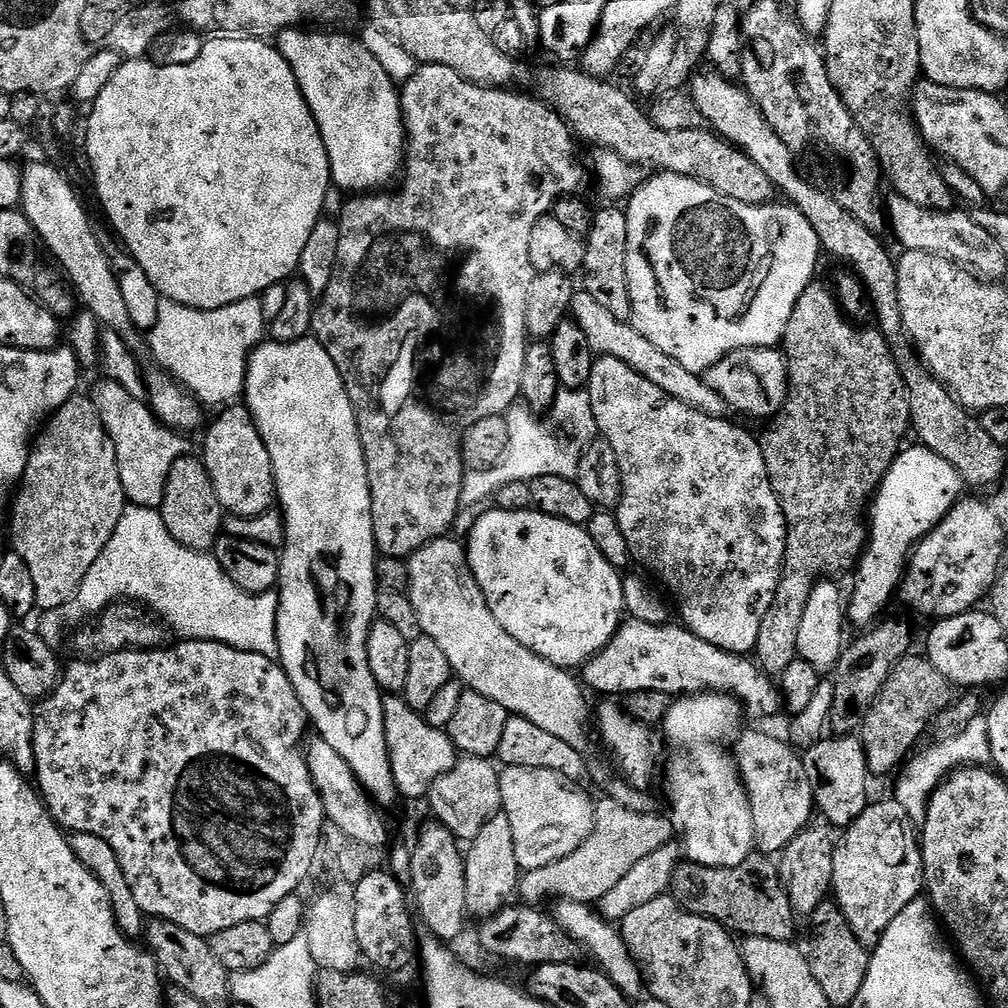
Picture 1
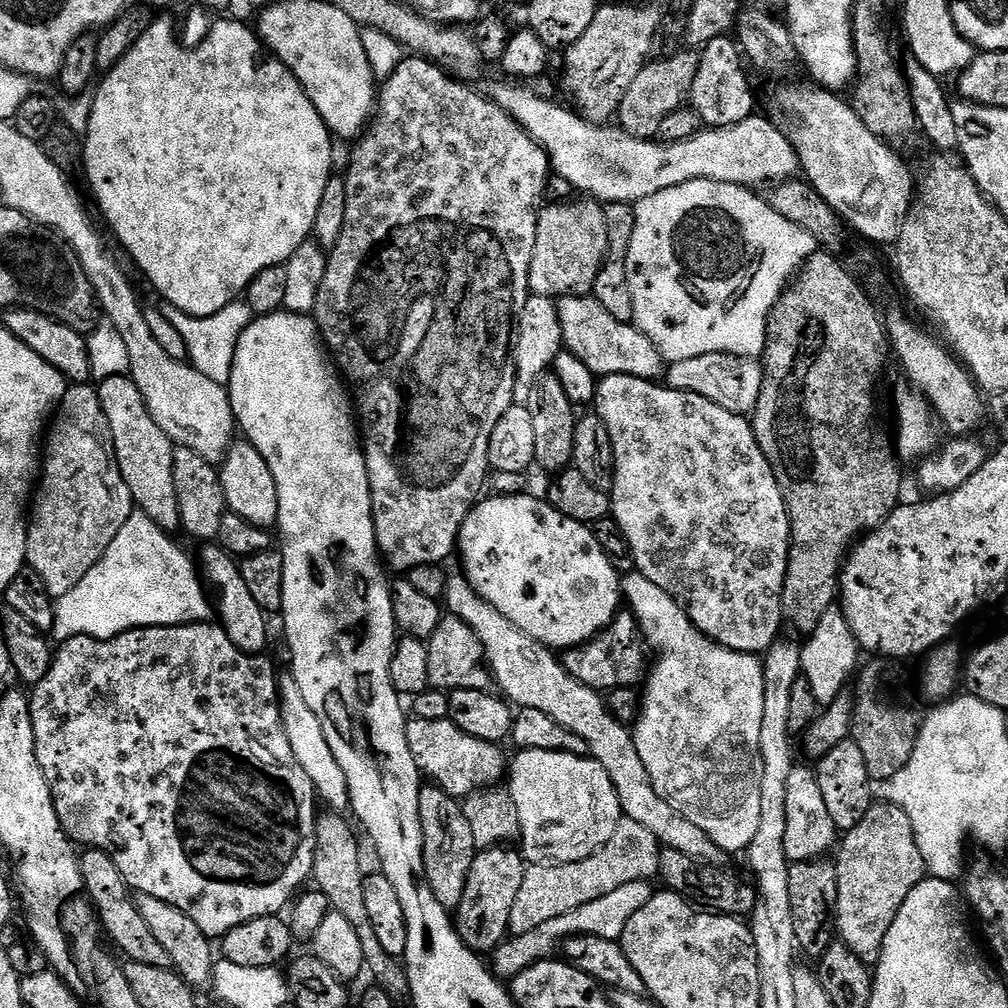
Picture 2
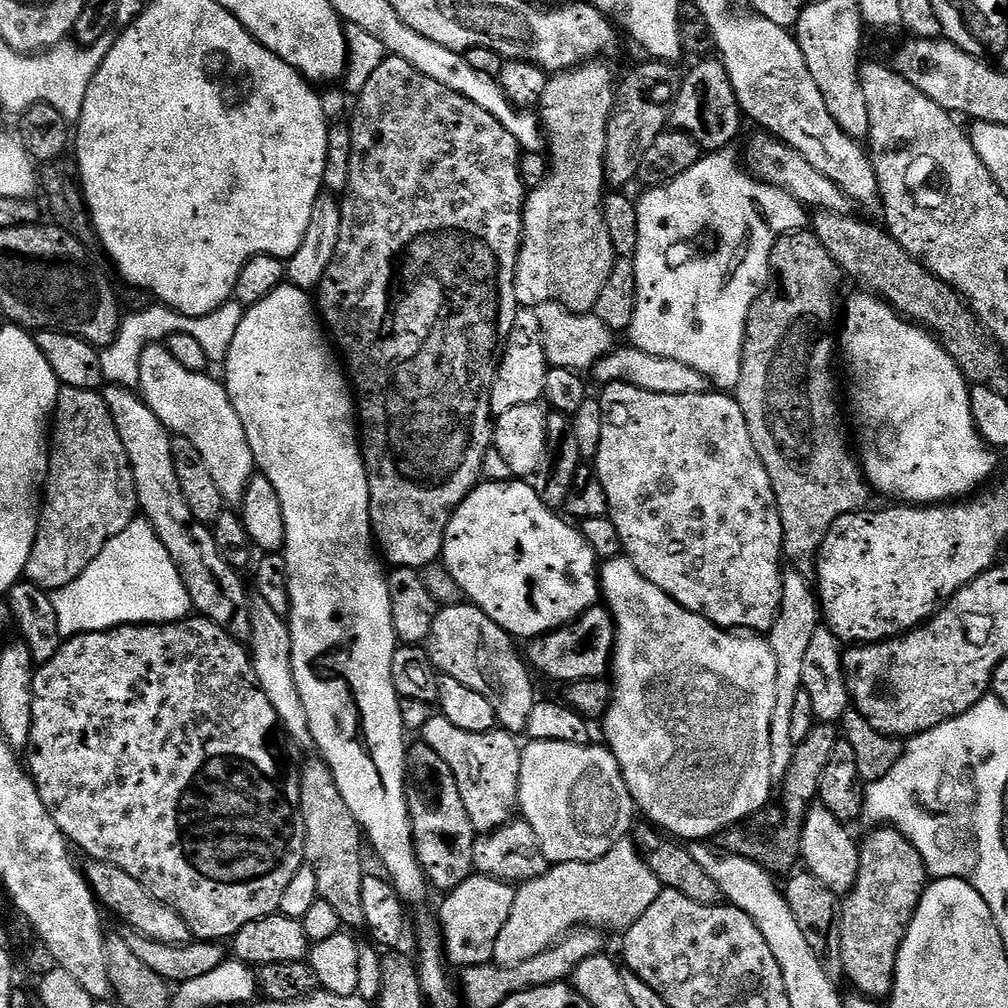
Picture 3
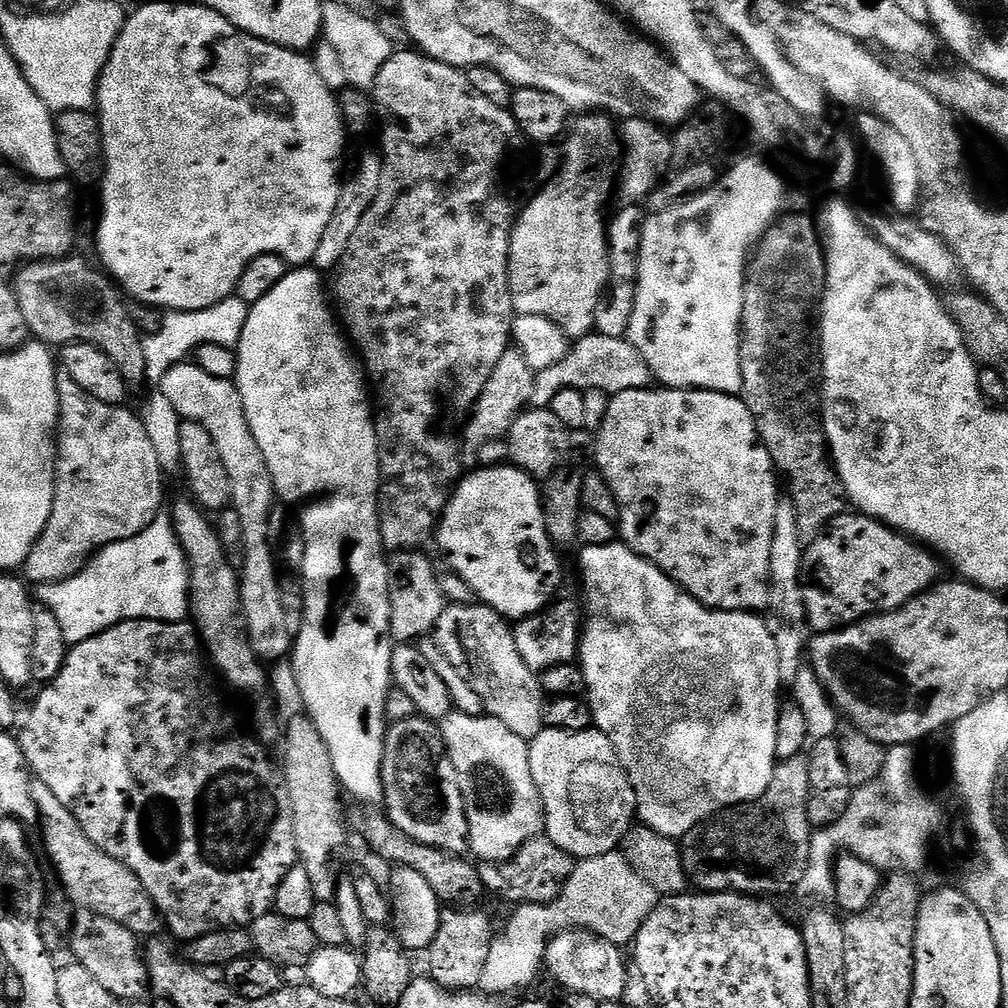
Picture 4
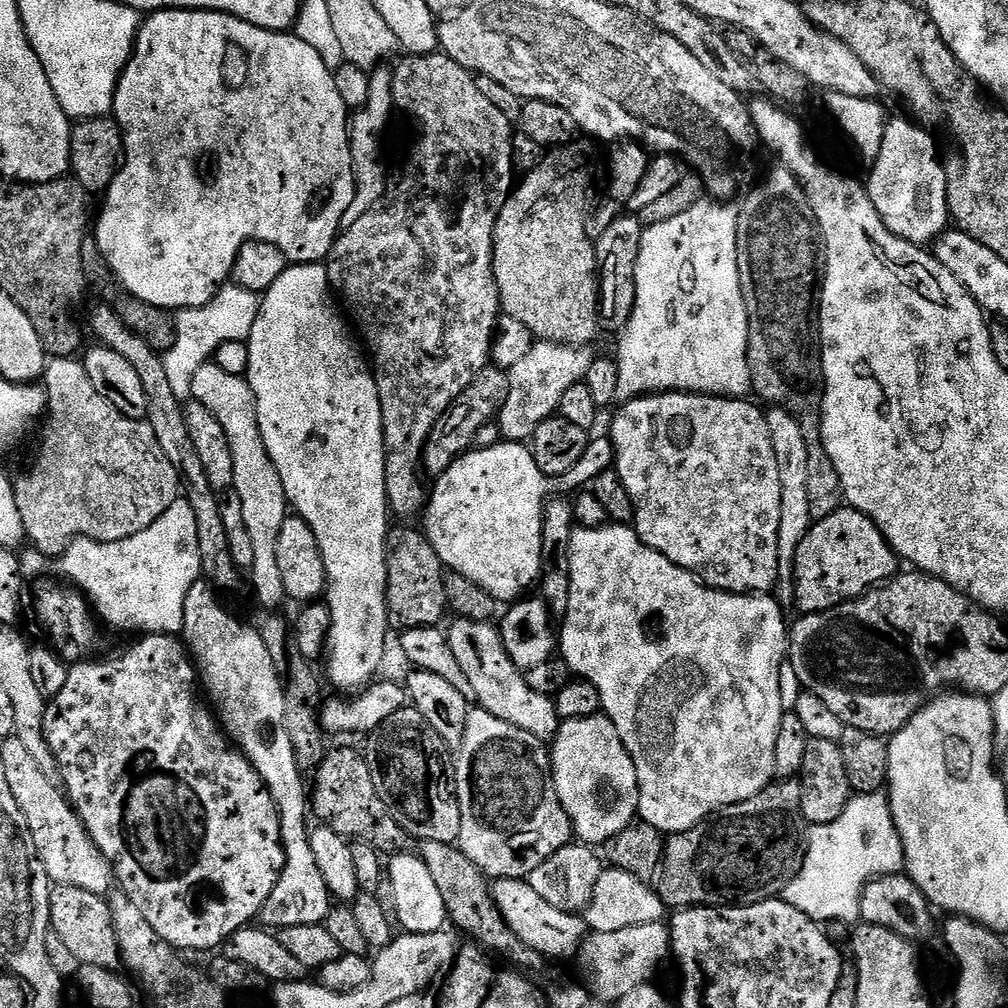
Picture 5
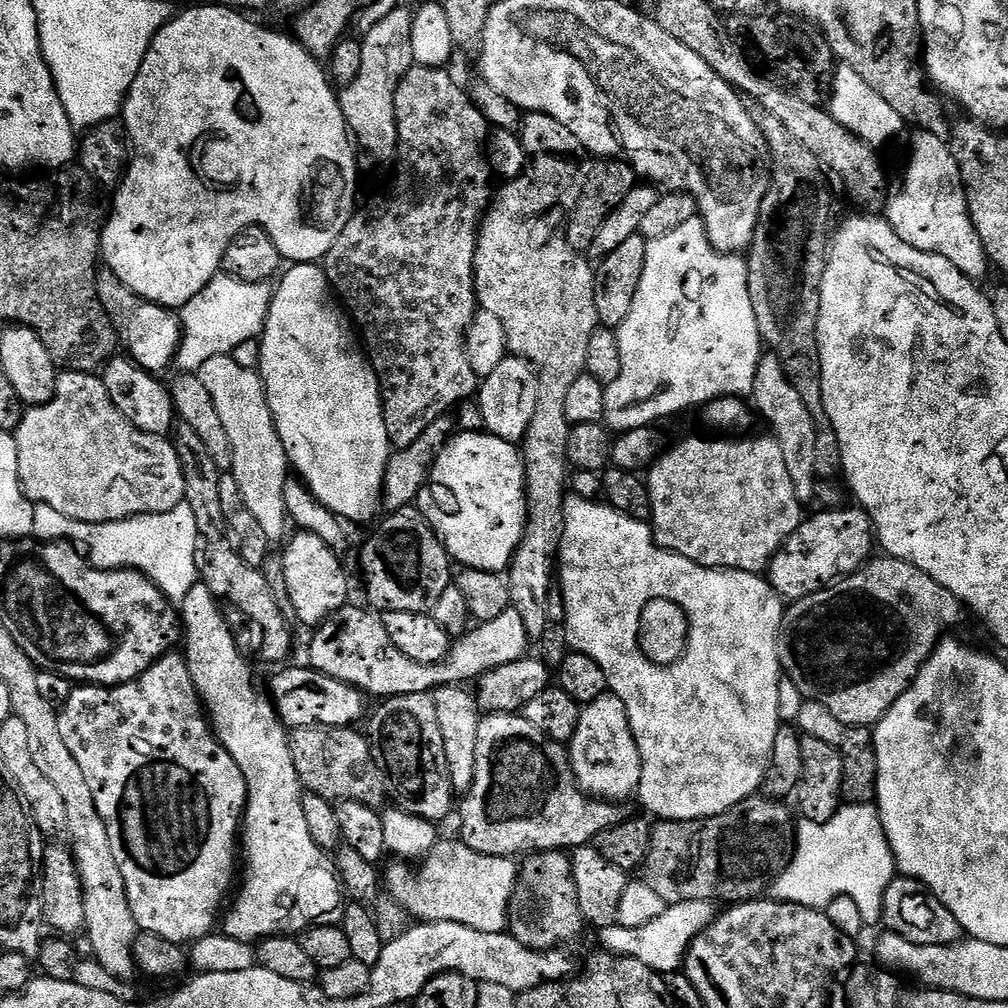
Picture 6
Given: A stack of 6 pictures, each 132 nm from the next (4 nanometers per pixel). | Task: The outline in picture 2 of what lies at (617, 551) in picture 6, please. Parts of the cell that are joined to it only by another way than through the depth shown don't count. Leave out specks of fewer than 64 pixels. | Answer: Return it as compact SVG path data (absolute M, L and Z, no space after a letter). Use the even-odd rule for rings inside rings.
M638 571L623 577L622 600L627 611L636 616L648 647L654 653L654 663L642 688L640 714L632 732L642 766L646 766L646 774L650 774L658 798L674 806L682 818L694 822L694 826L698 826L698 830L706 833L726 854L743 853L750 842L754 842L758 818L762 818L758 746L764 697L761 657L750 652L735 652L703 636L682 606L678 606L662 586L654 586L650 578Z

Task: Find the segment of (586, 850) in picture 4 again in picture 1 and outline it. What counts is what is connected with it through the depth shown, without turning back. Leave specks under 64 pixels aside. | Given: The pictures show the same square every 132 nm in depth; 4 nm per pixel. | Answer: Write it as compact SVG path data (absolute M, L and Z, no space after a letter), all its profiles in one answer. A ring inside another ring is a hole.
M526 766L505 767L500 773L502 786L502 802L500 807L510 818L510 826L514 833L514 854L518 854L518 866L524 872L538 870L542 866L550 866L566 854L574 854L582 842L590 838L596 825L596 804L594 800L579 787L573 786L563 780L554 770L538 770Z

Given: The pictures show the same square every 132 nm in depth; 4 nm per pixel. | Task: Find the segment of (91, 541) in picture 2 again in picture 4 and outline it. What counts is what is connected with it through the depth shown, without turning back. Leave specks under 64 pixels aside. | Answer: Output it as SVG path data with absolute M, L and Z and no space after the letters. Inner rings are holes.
M63 370L56 373L56 389L60 399L60 418L54 506L42 534L22 566L23 575L29 581L34 580L33 583L38 586L69 580L100 549L142 534L142 530L146 530L146 526L161 515L166 483L158 462L158 450L154 450L154 445L150 443L150 434L137 413L135 416L128 406L98 402L98 398L86 394L86 390L82 390L82 386L78 386L78 382L74 382L74 378Z

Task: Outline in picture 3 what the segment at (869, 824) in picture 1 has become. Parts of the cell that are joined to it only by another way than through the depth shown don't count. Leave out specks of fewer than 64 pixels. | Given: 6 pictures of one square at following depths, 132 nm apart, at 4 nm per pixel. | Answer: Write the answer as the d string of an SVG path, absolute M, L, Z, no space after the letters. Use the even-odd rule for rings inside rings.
M876 826L871 829L865 840L859 841L860 861L856 886L847 893L840 909L840 933L842 934L843 975L848 976L851 987L872 1000L883 1001L891 997L894 978L896 977L896 955L904 941L906 930L916 913L918 902L924 889L930 883L928 867L922 862L922 854L914 850L897 828Z

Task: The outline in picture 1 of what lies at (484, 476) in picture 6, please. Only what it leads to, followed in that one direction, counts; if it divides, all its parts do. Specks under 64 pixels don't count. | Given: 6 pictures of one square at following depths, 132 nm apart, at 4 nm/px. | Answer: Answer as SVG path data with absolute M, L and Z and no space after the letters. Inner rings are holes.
M493 507L476 520L466 539L468 565L494 614L498 626L522 646L559 668L579 669L601 652L620 629L625 615L621 573L594 546L587 527L562 522L535 510L502 510Z

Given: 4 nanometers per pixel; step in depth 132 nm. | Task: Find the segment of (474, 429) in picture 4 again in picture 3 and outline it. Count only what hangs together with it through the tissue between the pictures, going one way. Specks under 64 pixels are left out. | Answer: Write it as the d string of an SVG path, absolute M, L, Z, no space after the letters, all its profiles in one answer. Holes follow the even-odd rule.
M521 307L514 318L512 333L500 357L500 369L496 372L496 381L492 387L492 411L496 416L514 410L514 406L540 404L544 399L546 374L549 362L544 353L544 343L540 340L538 314L534 308Z

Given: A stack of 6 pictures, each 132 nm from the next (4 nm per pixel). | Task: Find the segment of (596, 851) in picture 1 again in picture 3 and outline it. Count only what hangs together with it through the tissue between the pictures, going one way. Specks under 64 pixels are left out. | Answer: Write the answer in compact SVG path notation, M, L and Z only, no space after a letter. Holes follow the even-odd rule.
M631 838L617 842L600 860L553 864L538 878L516 888L510 918L506 918L506 926L502 926L498 942L494 942L493 961L502 968L518 966L526 958L542 954L577 926L626 930L650 910L661 891L654 870L646 866Z

